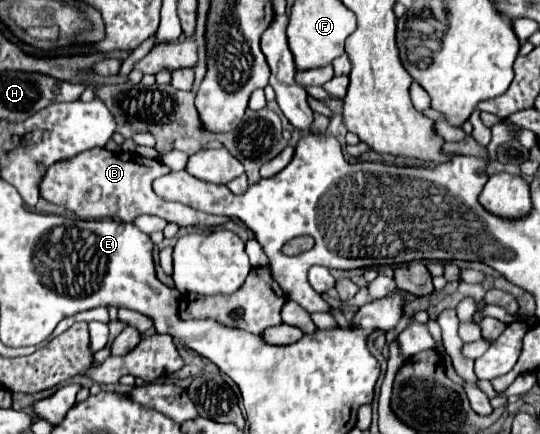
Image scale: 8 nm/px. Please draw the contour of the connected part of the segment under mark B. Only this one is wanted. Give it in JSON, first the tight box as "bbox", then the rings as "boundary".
{"bbox":[42,148,230,226],"boundary":[[[92,148],[76,154],[70,160],[60,160],[52,164],[44,176],[42,196],[52,204],[72,210],[80,220],[112,218],[120,222],[132,222],[140,214],[154,214],[164,218],[166,222],[176,222],[180,226],[218,226],[230,220],[226,216],[198,212],[178,202],[166,204],[166,200],[158,198],[152,190],[152,180],[168,172],[170,168],[166,168],[158,160],[142,158],[132,152],[110,152],[106,148]]]}

